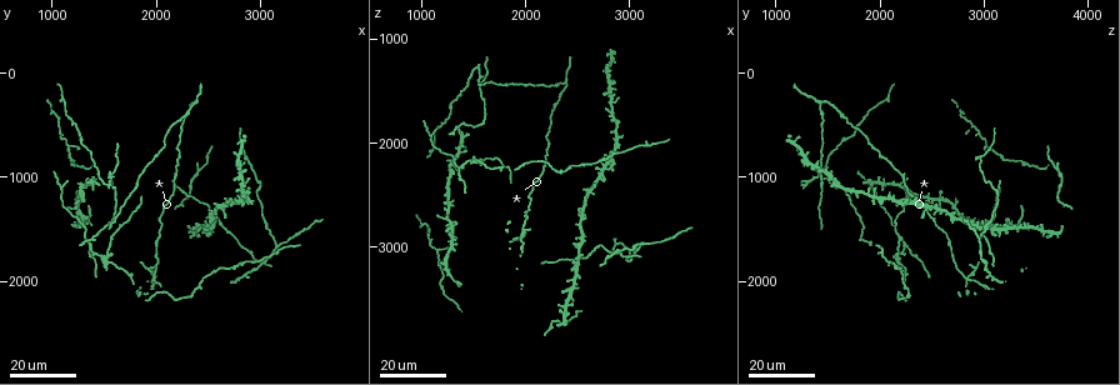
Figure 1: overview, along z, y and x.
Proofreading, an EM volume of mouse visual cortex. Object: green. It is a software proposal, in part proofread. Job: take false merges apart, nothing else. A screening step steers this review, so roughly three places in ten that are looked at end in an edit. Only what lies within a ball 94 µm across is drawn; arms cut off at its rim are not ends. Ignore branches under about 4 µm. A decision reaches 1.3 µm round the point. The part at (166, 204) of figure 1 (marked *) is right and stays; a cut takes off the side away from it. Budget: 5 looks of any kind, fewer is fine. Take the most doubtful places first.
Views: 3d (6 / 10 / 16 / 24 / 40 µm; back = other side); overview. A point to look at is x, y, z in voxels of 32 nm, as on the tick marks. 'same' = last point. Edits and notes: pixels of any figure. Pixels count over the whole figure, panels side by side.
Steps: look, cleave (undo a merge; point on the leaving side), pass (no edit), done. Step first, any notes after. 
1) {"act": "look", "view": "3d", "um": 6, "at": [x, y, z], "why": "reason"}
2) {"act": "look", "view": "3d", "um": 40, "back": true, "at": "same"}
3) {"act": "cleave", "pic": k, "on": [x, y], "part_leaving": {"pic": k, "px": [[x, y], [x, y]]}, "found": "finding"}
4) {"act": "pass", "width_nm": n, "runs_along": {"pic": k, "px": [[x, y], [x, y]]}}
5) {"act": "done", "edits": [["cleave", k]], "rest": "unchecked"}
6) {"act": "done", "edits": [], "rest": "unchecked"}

{"act": "look", "view": "3d", "um": 16, "at": [1380, 1640, 2220]}

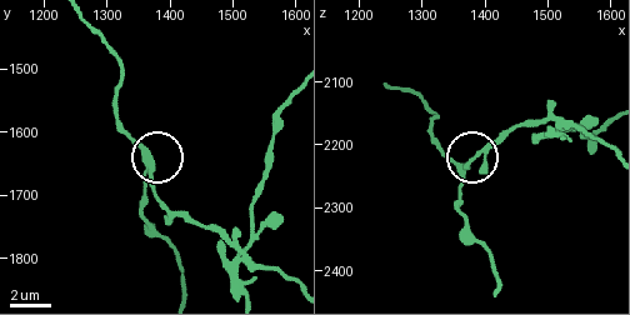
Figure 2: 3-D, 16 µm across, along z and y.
{"act": "look", "view": "3d", "um": 10, "at": [1365, 1645, 2250], "why": "zoom in"}

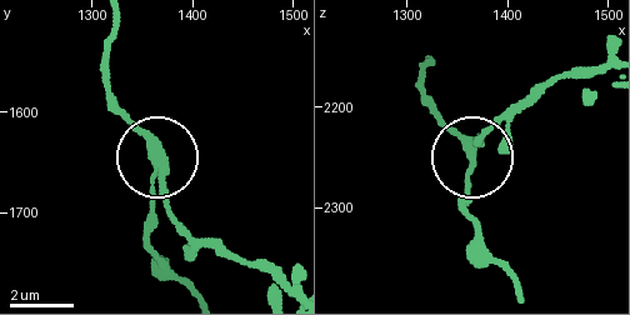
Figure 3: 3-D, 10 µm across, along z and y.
{"act": "cleave", "pic": 3, "on": [173, 219], "side_arm_um": 14, "part_leaving": {"pic": 3, "px": [[166, 171], [169, 209], [190, 233], [223, 244], [288, 289]]}, "found": "a second neuron is stuck on"}

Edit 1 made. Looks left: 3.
{"act": "look", "view": "3d", "um": 16, "at": [2860, 1200, 1960], "why": "two arms at a narrow angle"}

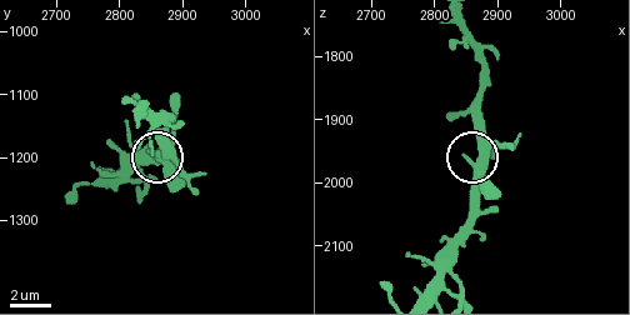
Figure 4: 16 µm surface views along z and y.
{"act": "look", "view": "3d", "um": 10, "at": [2885, 1210, 1945]}

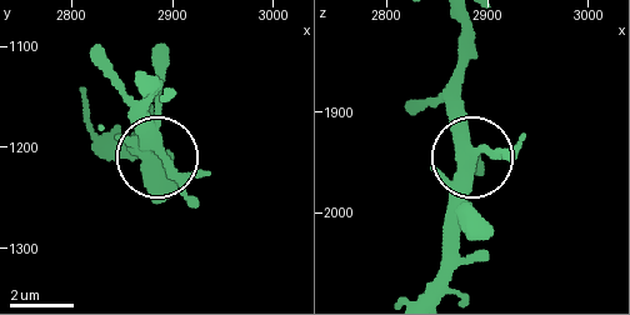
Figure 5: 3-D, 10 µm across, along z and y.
{"act": "pass", "width_nm": 310, "runs_along": {"pic": 5, "px": [[101, 155], [155, 150], [129, 101]]}, "found": "continuous, no second neuron"}

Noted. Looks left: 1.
{"act": "done", "edits": [["cleave", 3]], "rest": "unchecked"}

